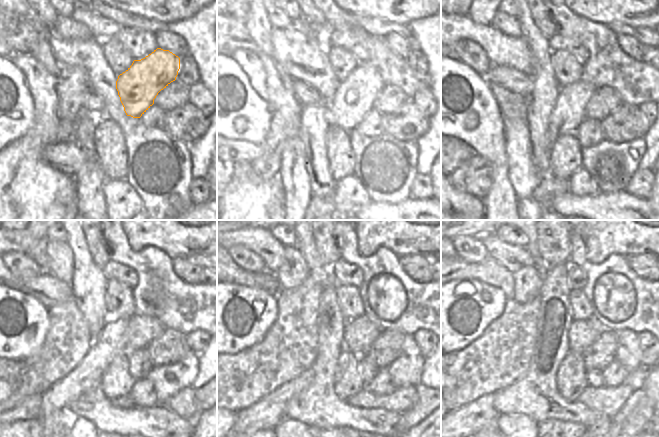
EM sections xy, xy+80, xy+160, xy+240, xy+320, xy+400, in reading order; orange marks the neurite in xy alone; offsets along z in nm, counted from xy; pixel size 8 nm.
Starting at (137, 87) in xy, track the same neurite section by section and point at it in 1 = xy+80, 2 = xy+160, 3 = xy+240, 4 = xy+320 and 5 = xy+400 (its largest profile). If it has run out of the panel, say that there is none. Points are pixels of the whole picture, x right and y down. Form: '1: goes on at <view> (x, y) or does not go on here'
1: goes on at xy+80 (354, 97)
2: goes on at xy+160 (569, 111)
3: goes on at xy+240 (111, 342)
4: goes on at xy+320 (264, 414)
5: goes on at xy+400 (461, 423)

